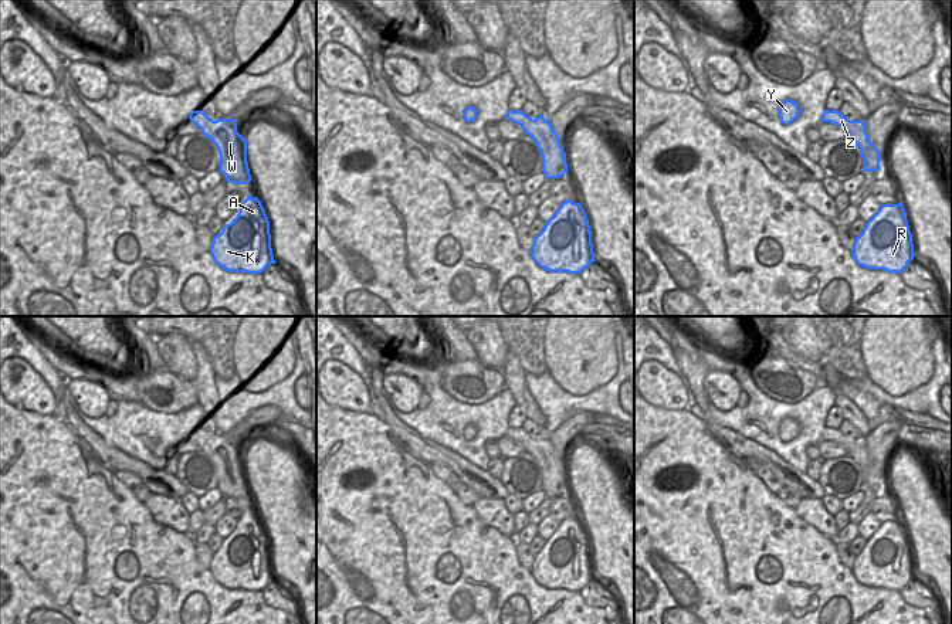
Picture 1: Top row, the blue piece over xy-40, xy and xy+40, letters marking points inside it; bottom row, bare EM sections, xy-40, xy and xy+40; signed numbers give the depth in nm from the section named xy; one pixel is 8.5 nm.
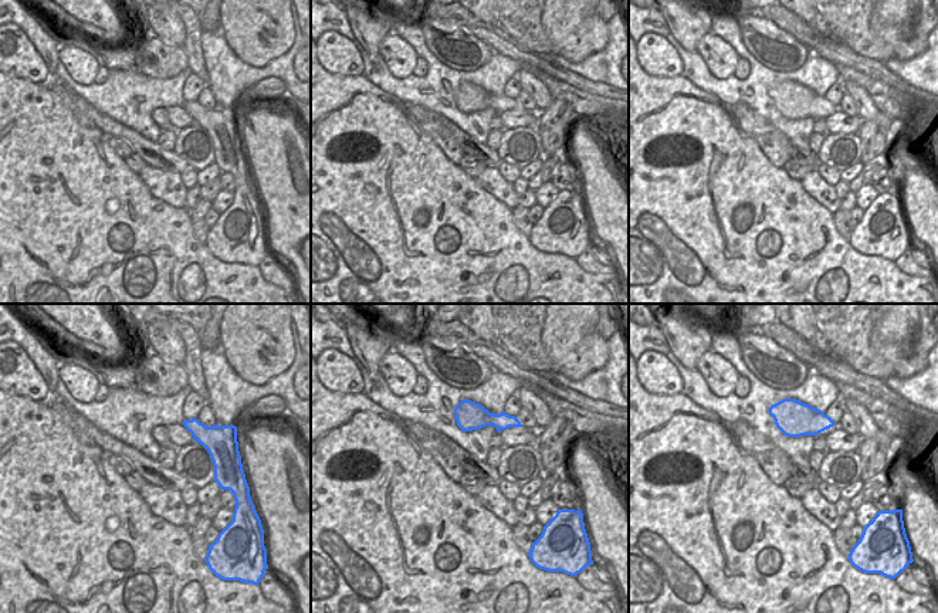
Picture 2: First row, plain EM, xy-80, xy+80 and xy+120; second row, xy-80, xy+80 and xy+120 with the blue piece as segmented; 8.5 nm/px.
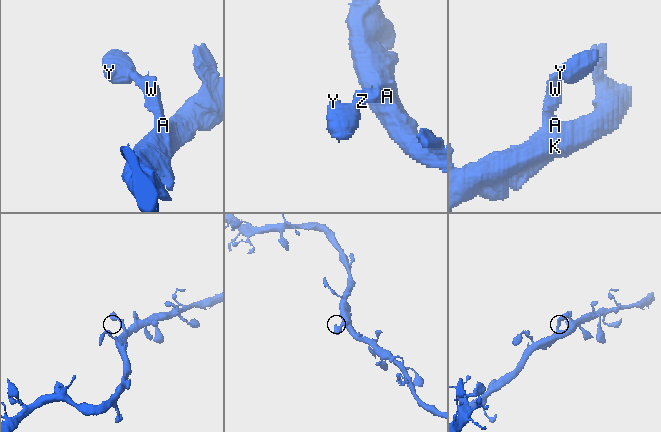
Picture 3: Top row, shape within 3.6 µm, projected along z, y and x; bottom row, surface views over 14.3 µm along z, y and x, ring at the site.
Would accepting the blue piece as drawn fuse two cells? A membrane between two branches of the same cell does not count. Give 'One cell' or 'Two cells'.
One cell

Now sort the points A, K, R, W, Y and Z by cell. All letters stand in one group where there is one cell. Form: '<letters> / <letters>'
A K R W Y Z

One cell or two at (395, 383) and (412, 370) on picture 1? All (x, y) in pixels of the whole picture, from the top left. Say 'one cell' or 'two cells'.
two cells

